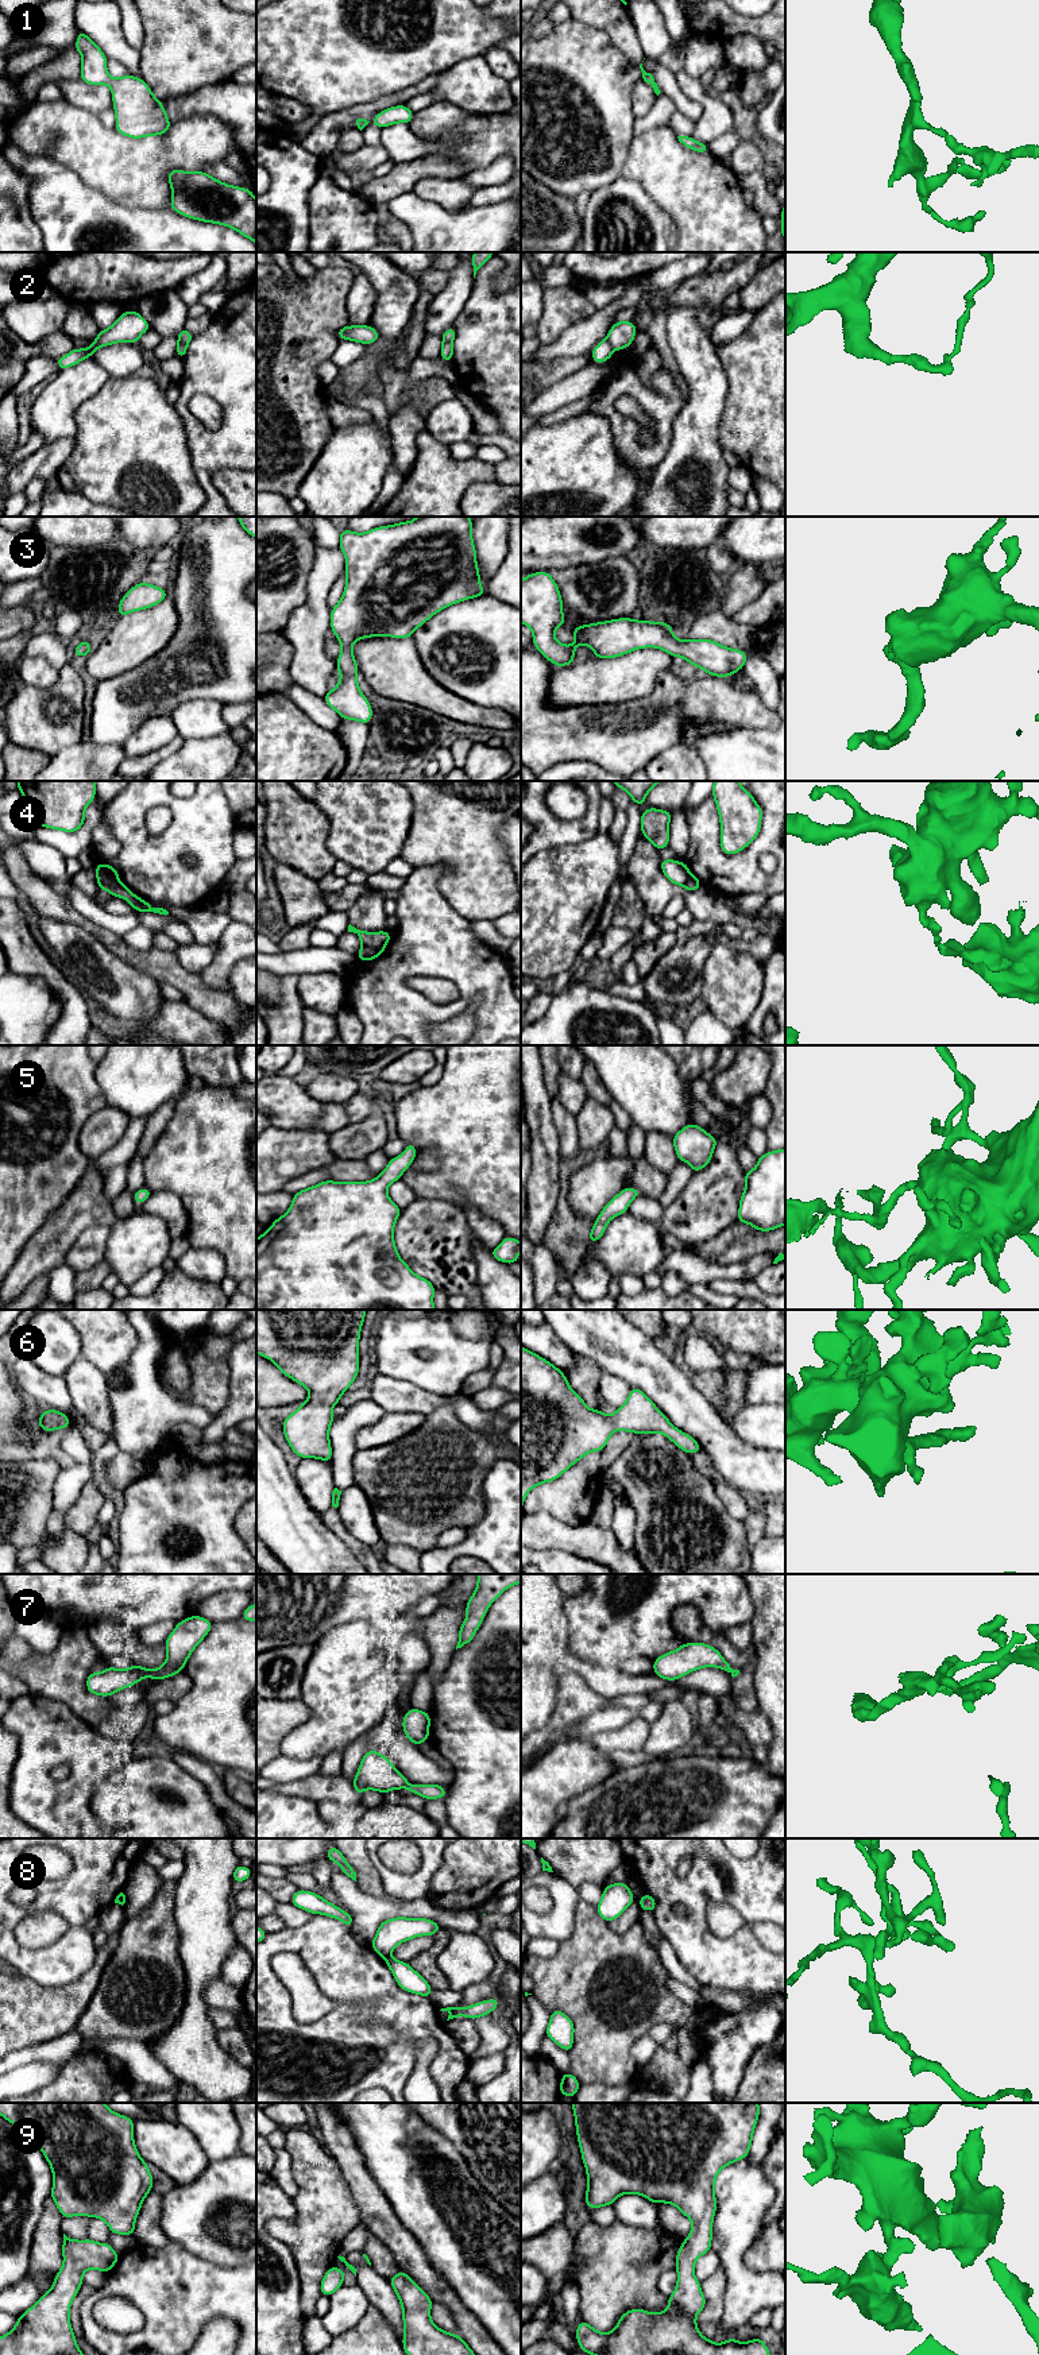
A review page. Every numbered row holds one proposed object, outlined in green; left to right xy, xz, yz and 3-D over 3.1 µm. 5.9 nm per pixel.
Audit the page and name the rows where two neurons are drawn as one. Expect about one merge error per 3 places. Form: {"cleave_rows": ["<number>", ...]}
{"cleave_rows": ["2", "4", "7", "8"]}

